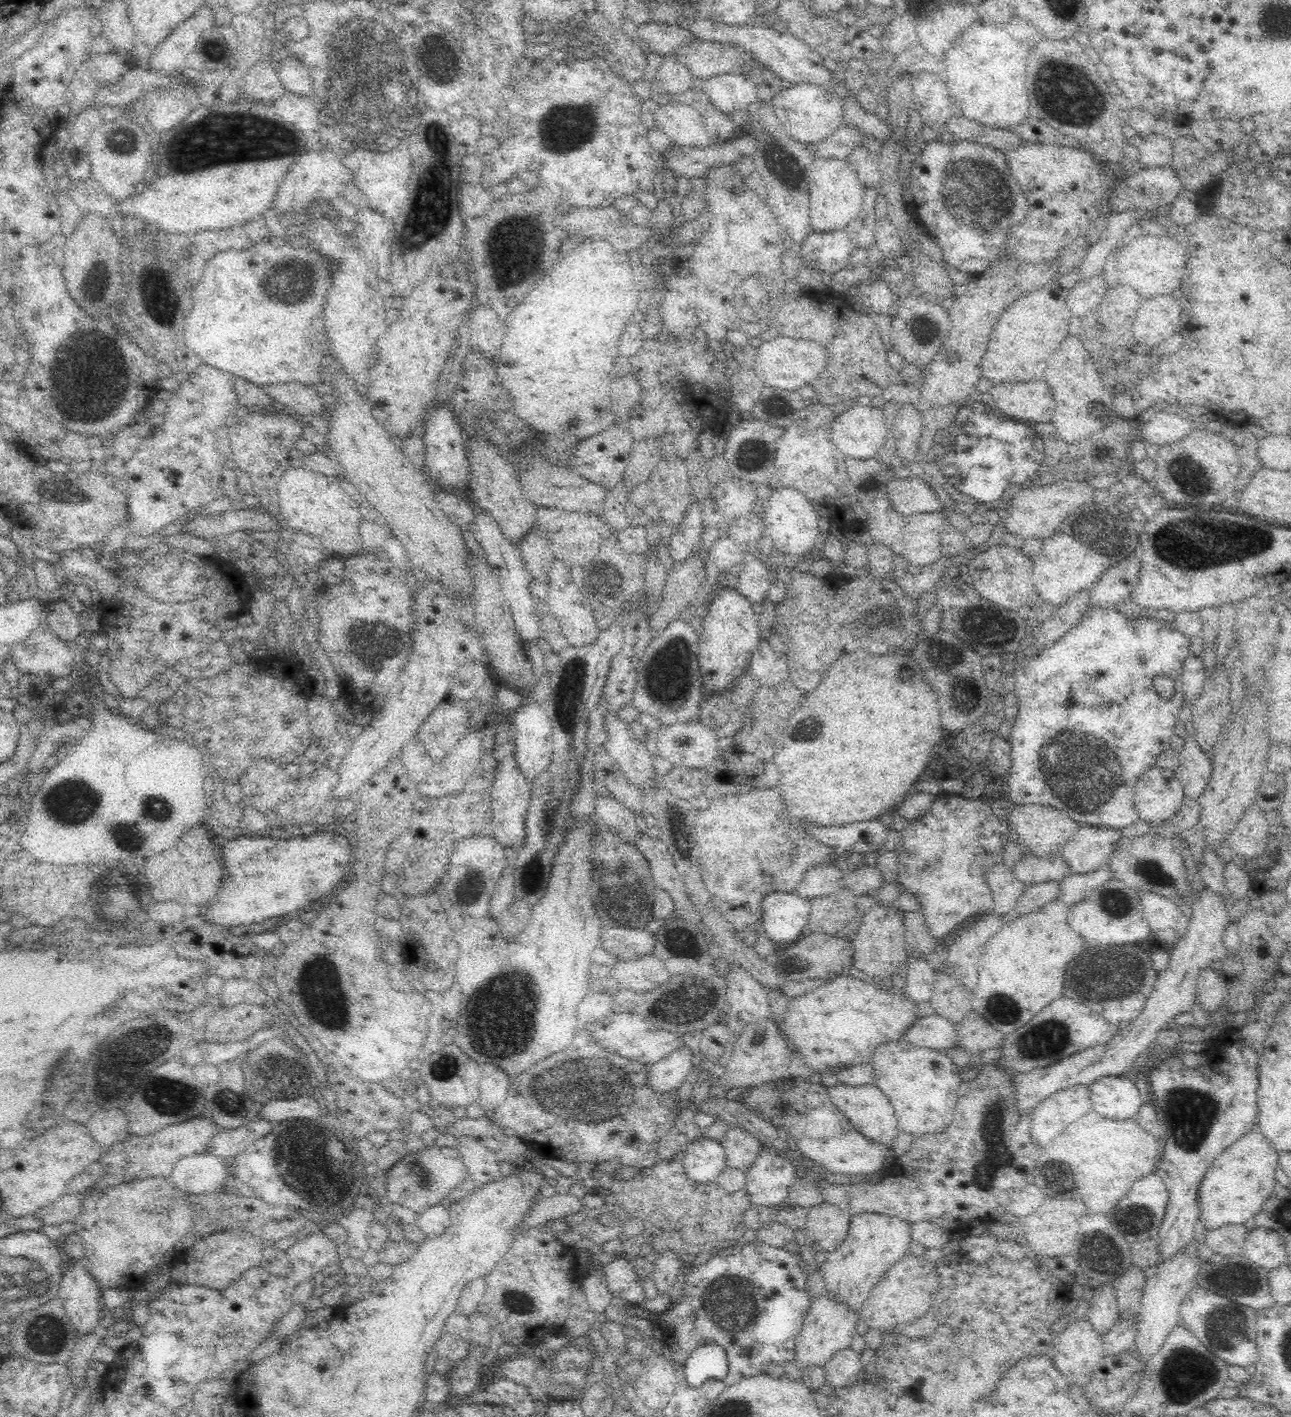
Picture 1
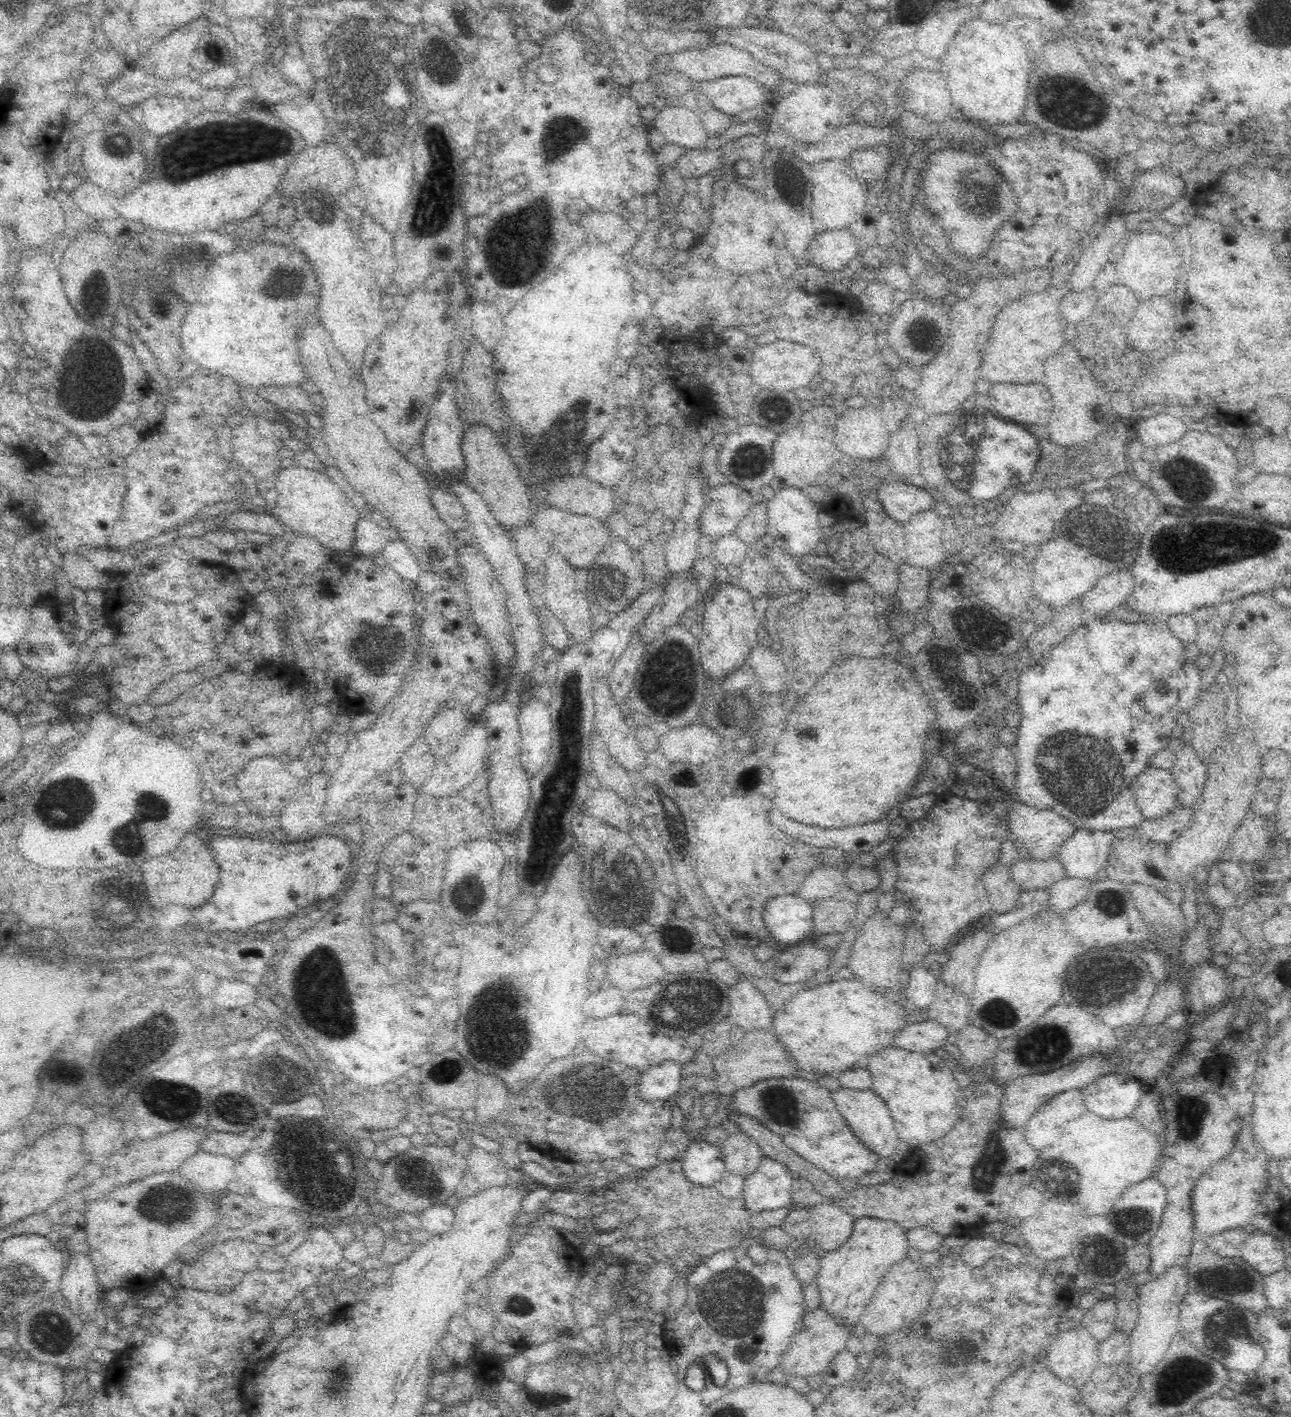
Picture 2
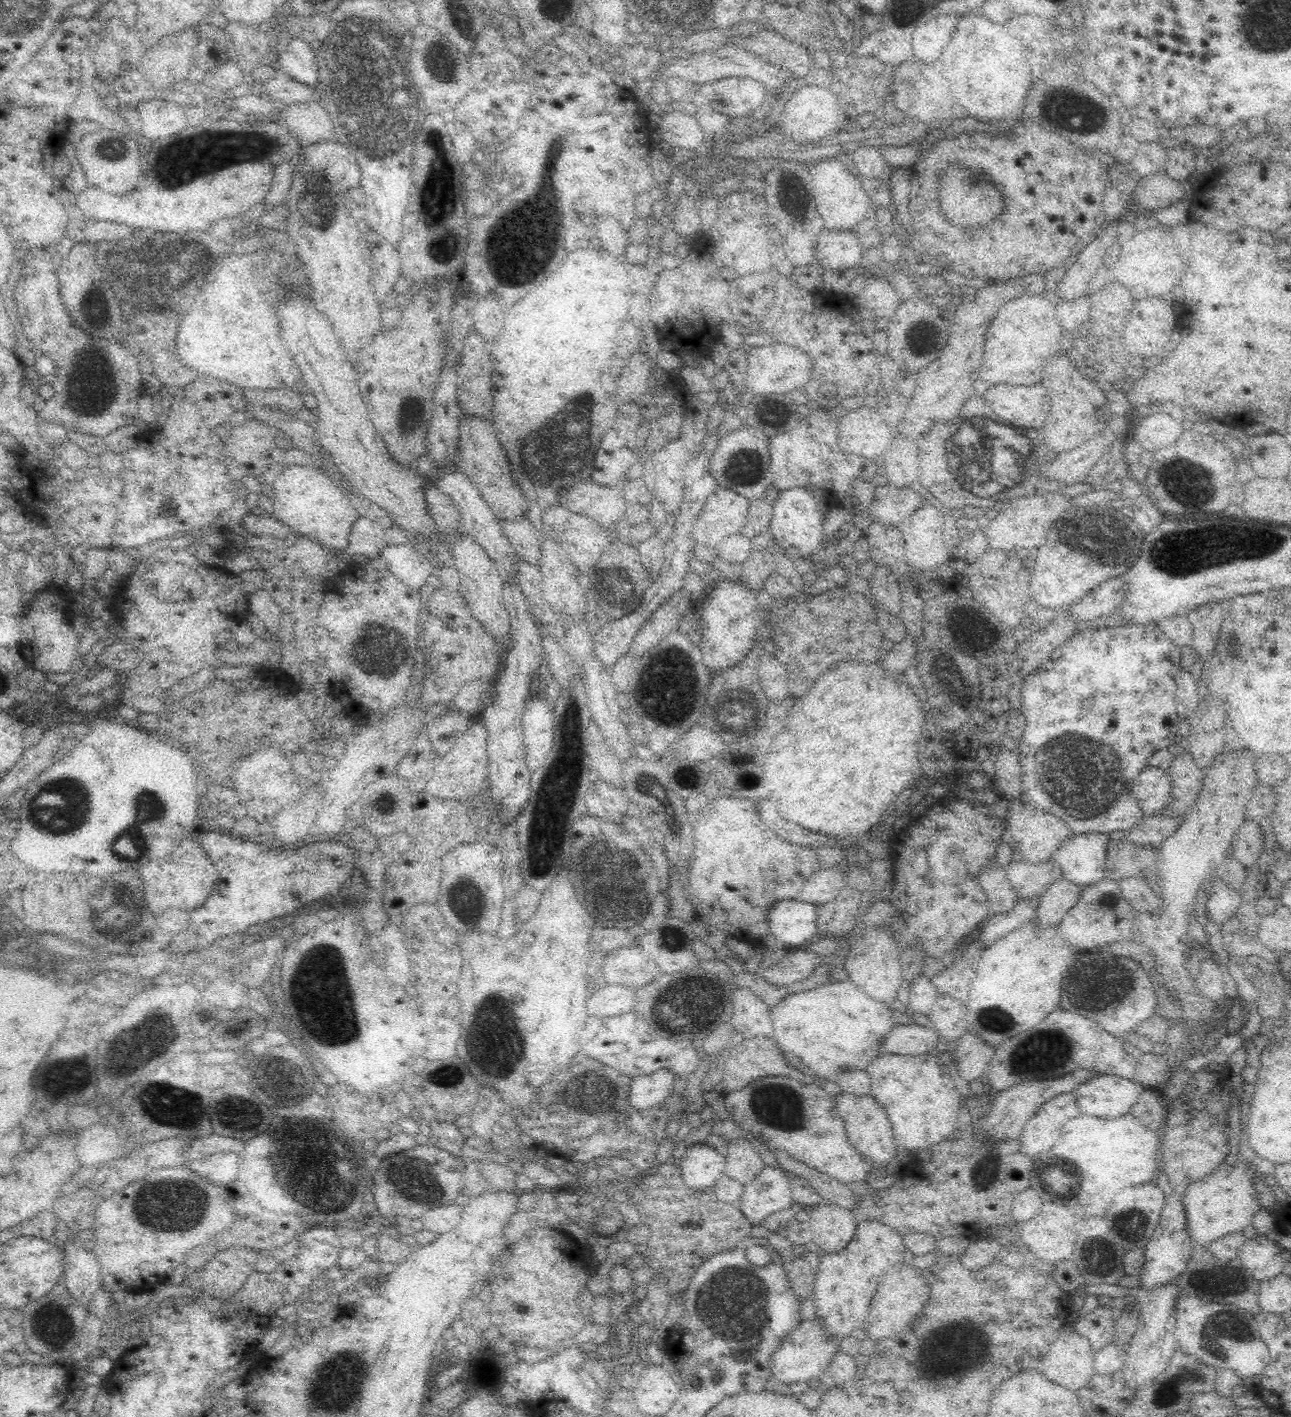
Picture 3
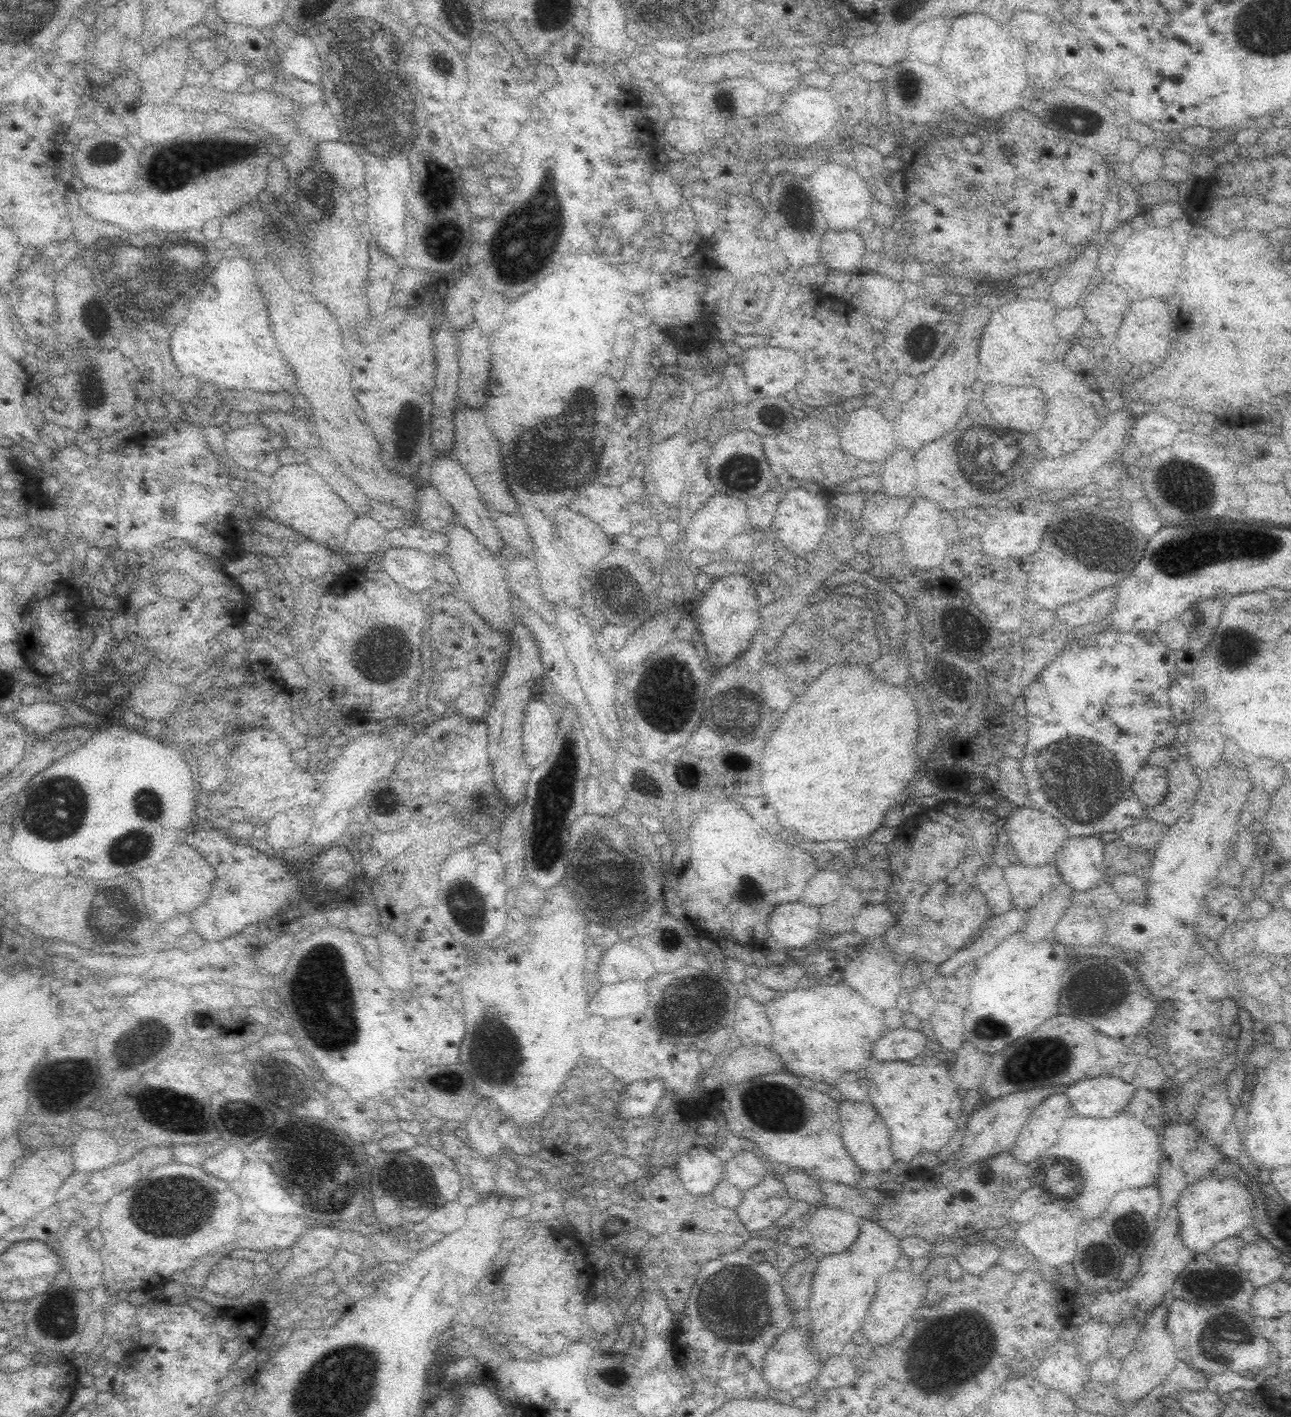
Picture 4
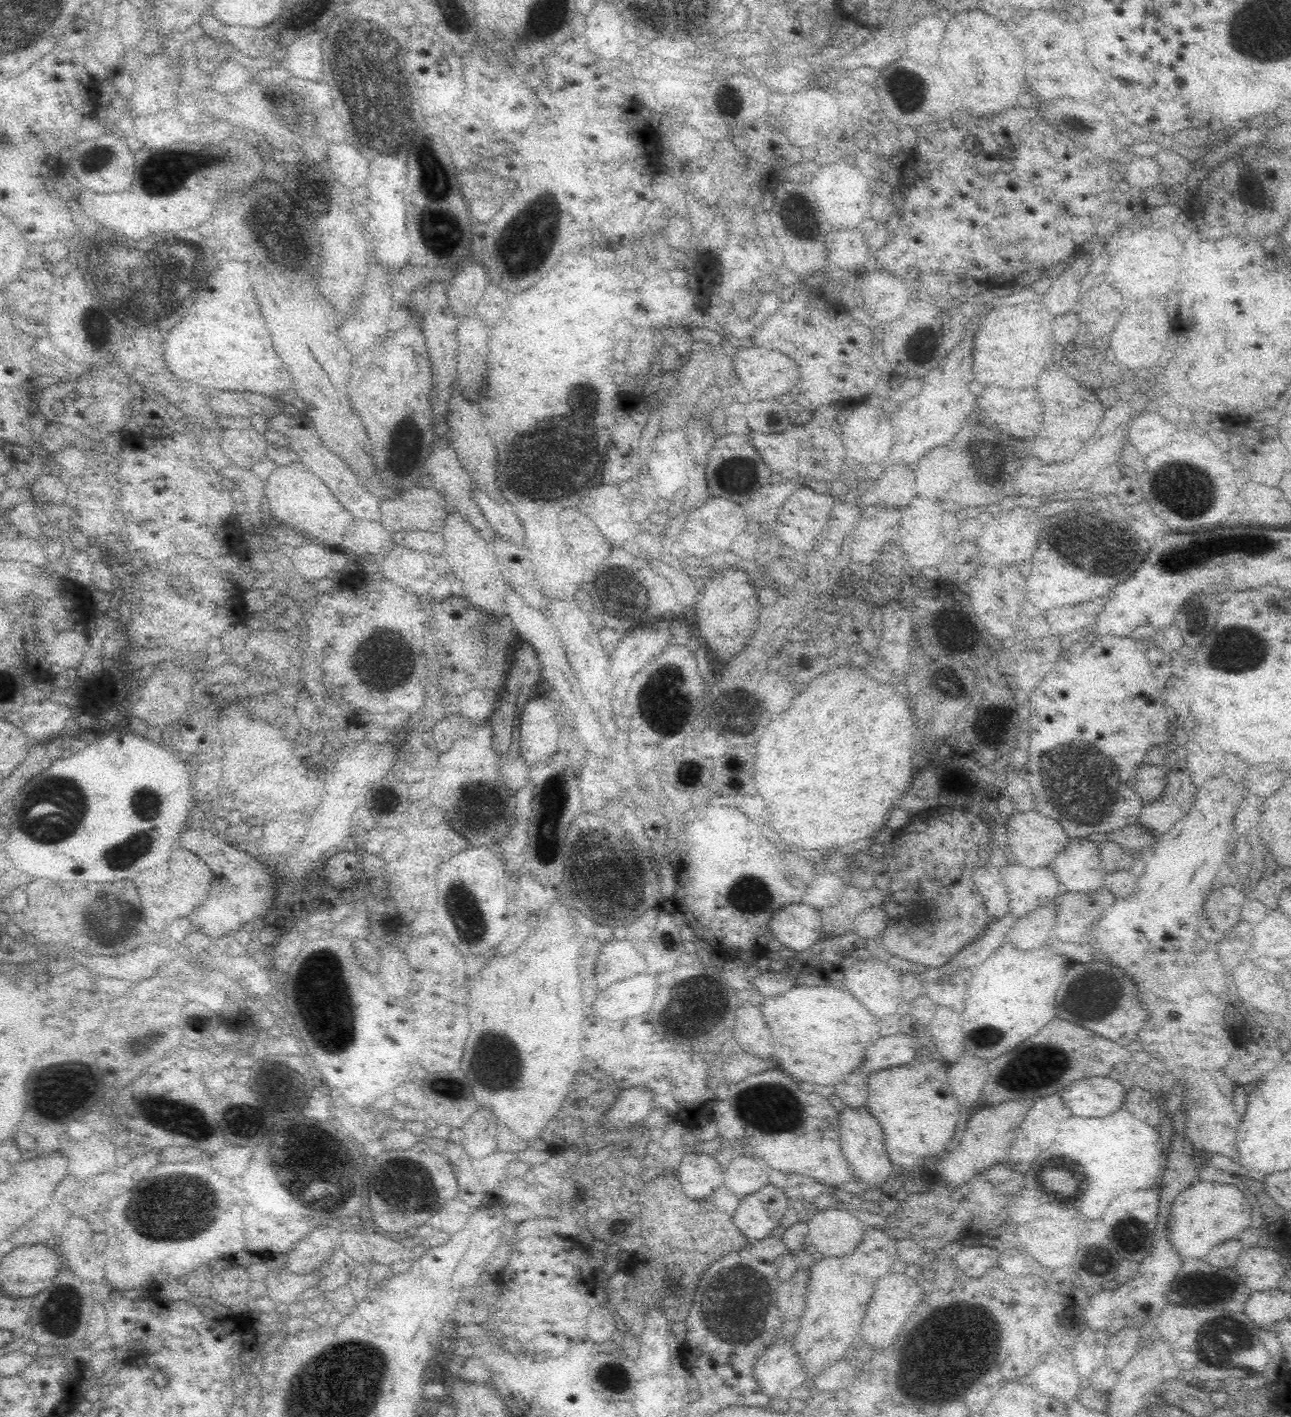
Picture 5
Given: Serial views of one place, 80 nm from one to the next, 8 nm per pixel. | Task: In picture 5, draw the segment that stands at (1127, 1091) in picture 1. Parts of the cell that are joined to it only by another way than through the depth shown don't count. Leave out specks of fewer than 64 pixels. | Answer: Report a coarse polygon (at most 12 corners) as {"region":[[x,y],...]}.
{"region":[[1111,1078],[1076,1080],[1060,1092],[1076,1116],[1122,1106],[1127,1088]]}

